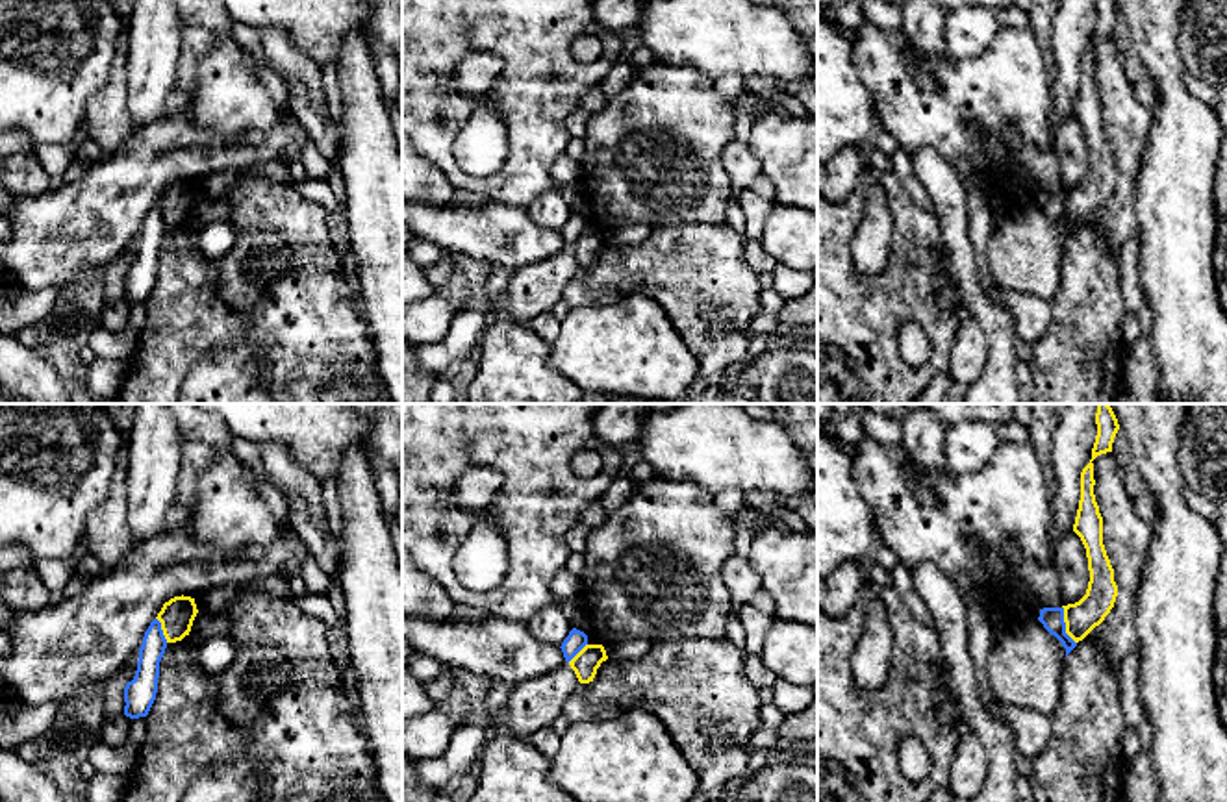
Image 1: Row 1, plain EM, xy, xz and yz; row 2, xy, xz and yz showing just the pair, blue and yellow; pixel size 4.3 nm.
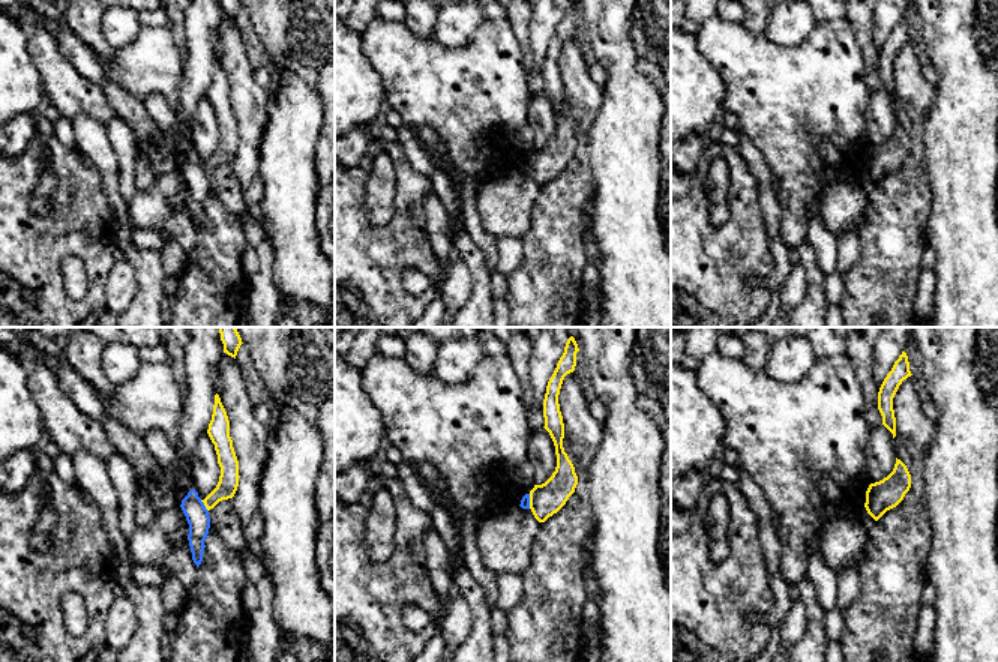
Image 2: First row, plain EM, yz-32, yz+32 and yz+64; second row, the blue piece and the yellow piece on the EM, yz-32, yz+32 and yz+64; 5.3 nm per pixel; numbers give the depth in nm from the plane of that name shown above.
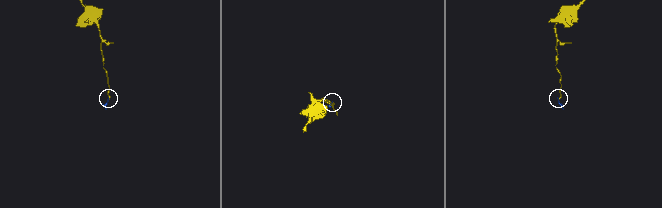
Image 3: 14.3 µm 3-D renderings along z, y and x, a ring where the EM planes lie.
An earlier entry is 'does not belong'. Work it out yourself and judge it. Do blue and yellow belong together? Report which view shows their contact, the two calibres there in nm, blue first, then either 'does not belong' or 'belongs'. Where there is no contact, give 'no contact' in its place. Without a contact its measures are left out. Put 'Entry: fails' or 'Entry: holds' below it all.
yz | 100/140 nm | does not belong
Entry: holds

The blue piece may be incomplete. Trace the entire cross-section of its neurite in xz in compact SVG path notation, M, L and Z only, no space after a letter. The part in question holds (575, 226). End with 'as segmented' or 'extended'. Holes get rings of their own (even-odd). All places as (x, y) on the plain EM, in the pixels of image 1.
M573 213L560 232L565 246L569 248L586 230L588 230L588 220Z; as segmented

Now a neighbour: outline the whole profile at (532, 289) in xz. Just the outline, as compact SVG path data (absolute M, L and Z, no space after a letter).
M569 248L513 269L502 307L513 322L526 326L534 317L550 311L562 300L563 287L578 270L580 267Z

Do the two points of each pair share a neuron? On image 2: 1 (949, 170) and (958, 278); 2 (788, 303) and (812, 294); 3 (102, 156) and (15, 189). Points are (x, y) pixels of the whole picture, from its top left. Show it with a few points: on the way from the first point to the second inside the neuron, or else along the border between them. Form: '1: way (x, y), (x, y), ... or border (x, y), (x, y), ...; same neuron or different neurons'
1: way (958, 197), (958, 251); same neuron
2: border (800, 263), (805, 270), (805, 296), (790, 311); different neurons
3: border (77, 144), (95, 165), (105, 194); different neurons

